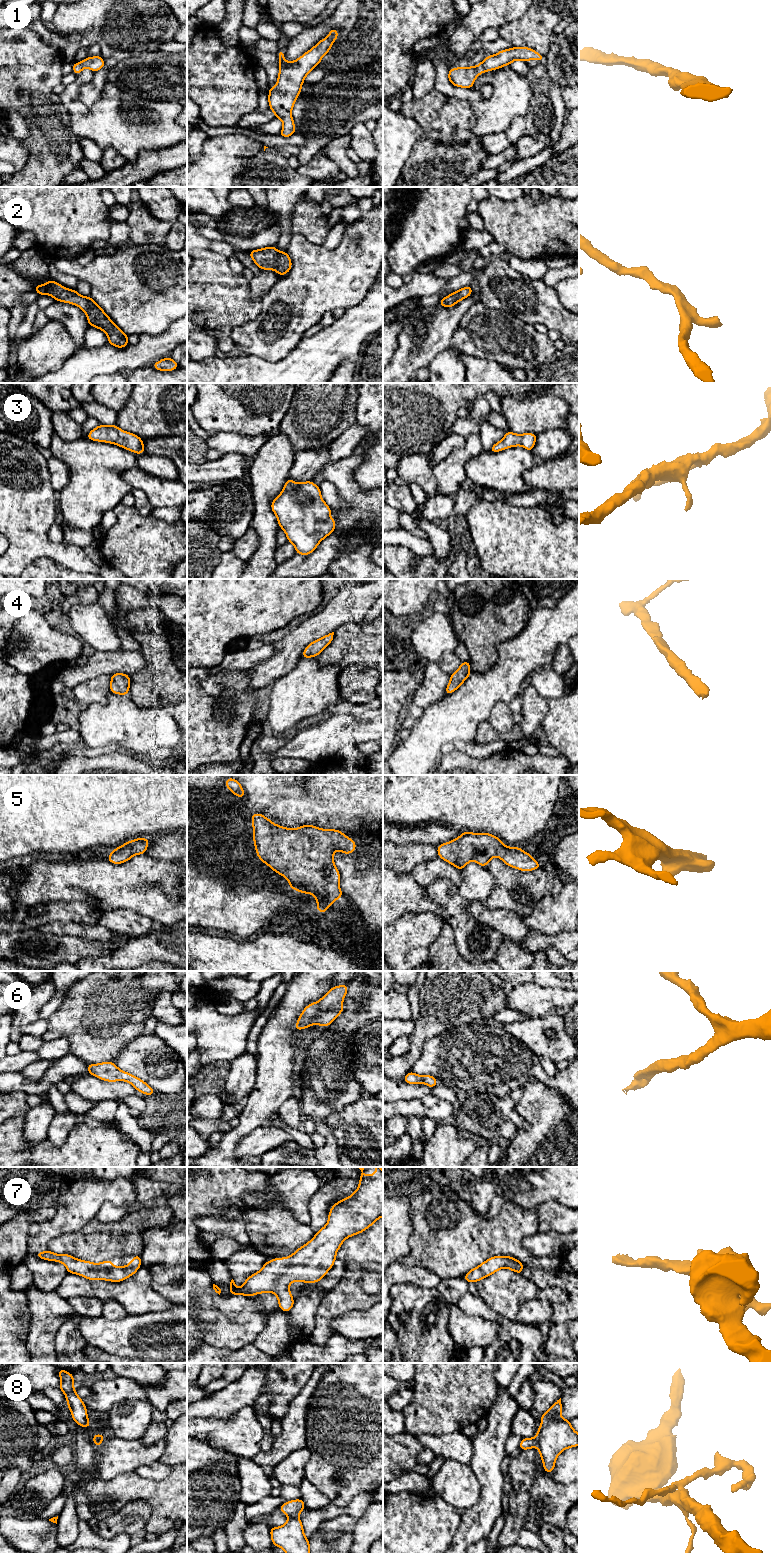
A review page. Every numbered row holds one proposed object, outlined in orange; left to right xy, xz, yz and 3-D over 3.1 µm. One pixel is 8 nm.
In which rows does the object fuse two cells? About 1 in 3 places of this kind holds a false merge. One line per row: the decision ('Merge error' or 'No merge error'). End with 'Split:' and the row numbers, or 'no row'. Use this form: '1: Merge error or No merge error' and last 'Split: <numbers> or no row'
1: No merge error
2: No merge error
3: No merge error
4: No merge error
5: No merge error
6: No merge error
7: No merge error
8: Merge error
Split: 8

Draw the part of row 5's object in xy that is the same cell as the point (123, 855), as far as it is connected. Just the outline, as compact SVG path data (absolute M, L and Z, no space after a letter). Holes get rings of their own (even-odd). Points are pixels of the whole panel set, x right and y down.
M137 838L124 843L122 846L112 849L112 853L106 858L113 864L121 864L130 860L134 855L146 853L149 845L148 838Z

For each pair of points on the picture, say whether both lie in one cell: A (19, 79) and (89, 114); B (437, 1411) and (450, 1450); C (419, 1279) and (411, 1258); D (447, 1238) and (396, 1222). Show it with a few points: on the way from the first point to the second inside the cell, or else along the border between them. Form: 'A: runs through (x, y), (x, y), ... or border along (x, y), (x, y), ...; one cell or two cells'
A: border along (58, 95), (71, 120); two cells
B: border along (460, 1430), (443, 1434), (422, 1433); two cells
C: border along (398, 1261), (404, 1264), (422, 1266), (436, 1274); two cells
D: border along (409, 1204), (409, 1217), (413, 1226), (410, 1250); two cells

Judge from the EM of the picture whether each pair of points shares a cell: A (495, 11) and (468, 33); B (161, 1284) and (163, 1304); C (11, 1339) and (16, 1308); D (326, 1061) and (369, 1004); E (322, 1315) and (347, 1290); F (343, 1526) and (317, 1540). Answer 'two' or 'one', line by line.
A: one
B: two
C: one
D: one
E: one
F: one

